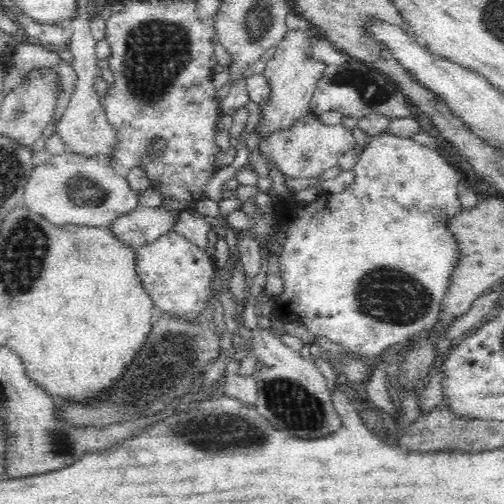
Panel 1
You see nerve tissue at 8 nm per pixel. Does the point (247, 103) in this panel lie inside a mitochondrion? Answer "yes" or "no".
no

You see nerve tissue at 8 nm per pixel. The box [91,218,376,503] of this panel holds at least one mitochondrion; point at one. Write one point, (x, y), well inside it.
(225, 431)

